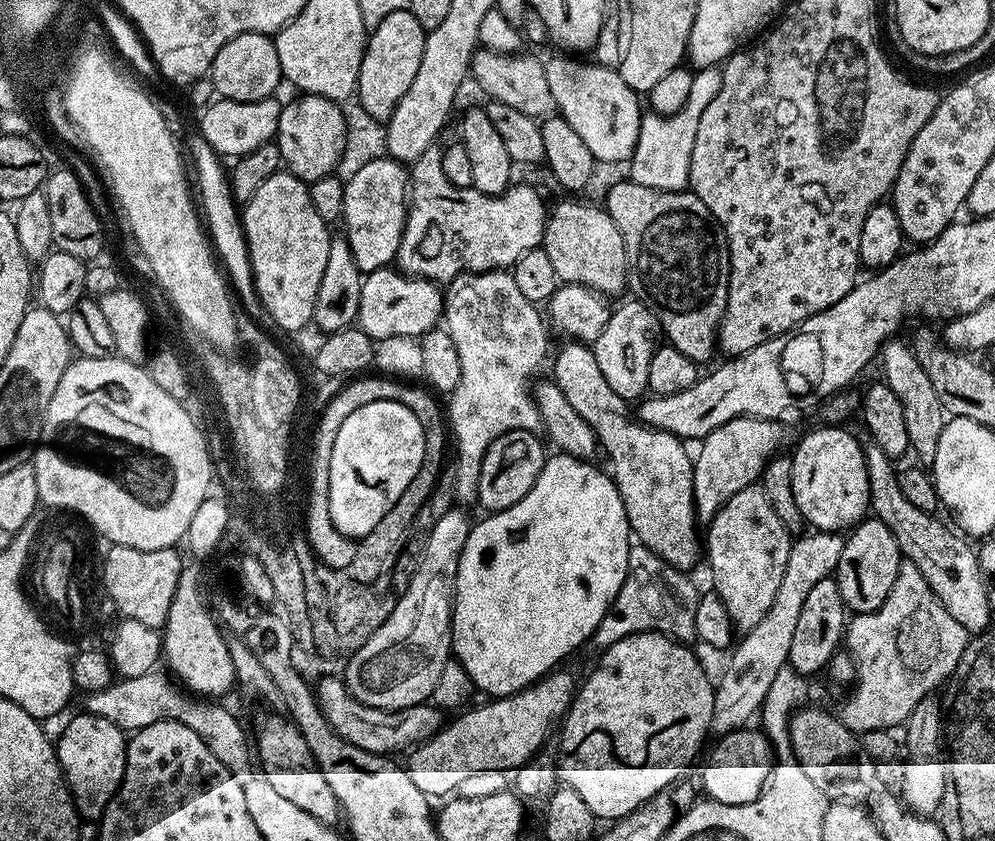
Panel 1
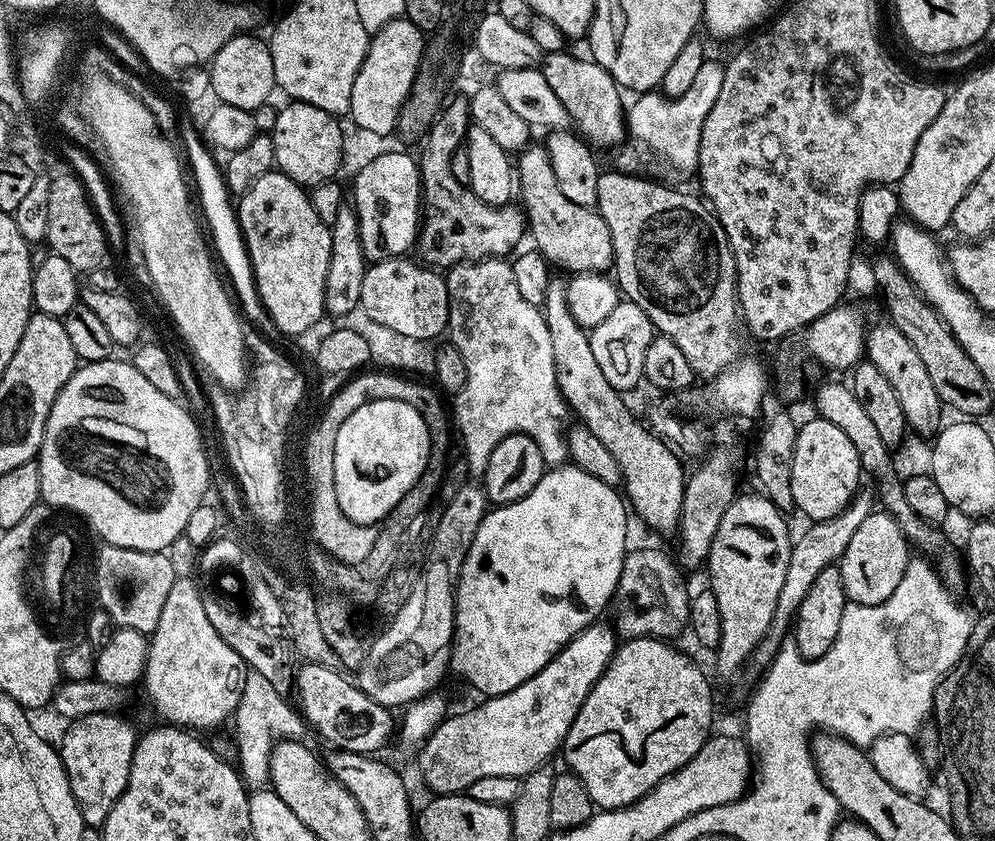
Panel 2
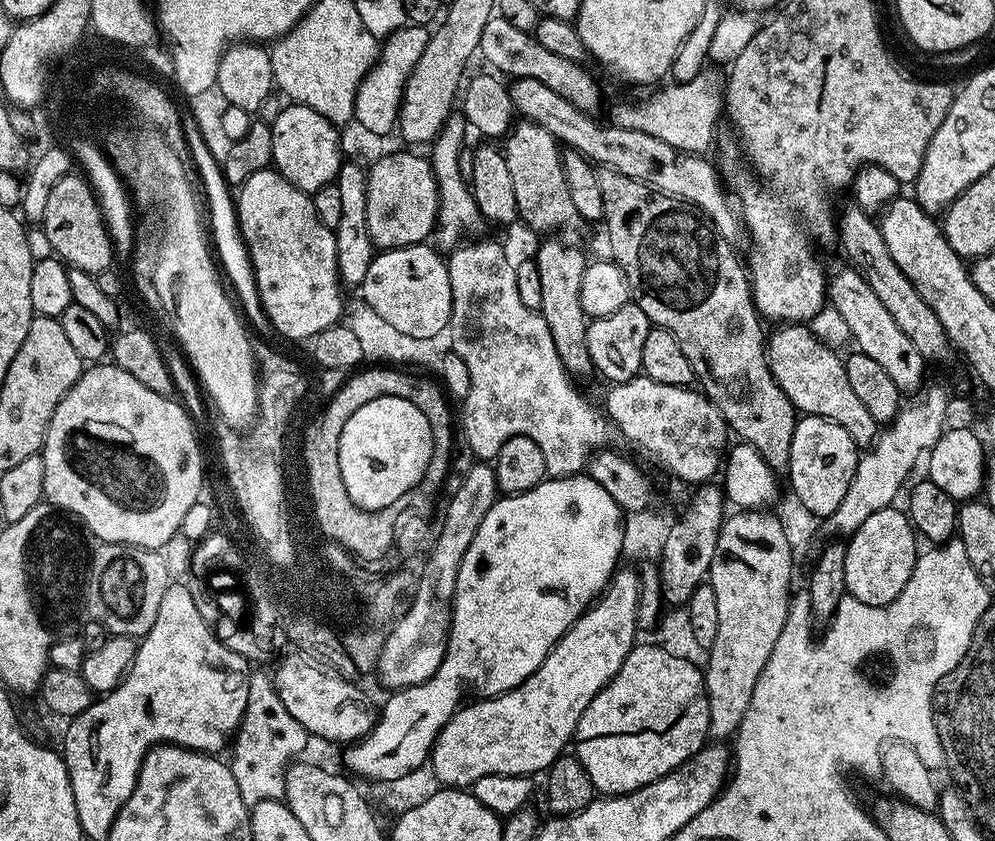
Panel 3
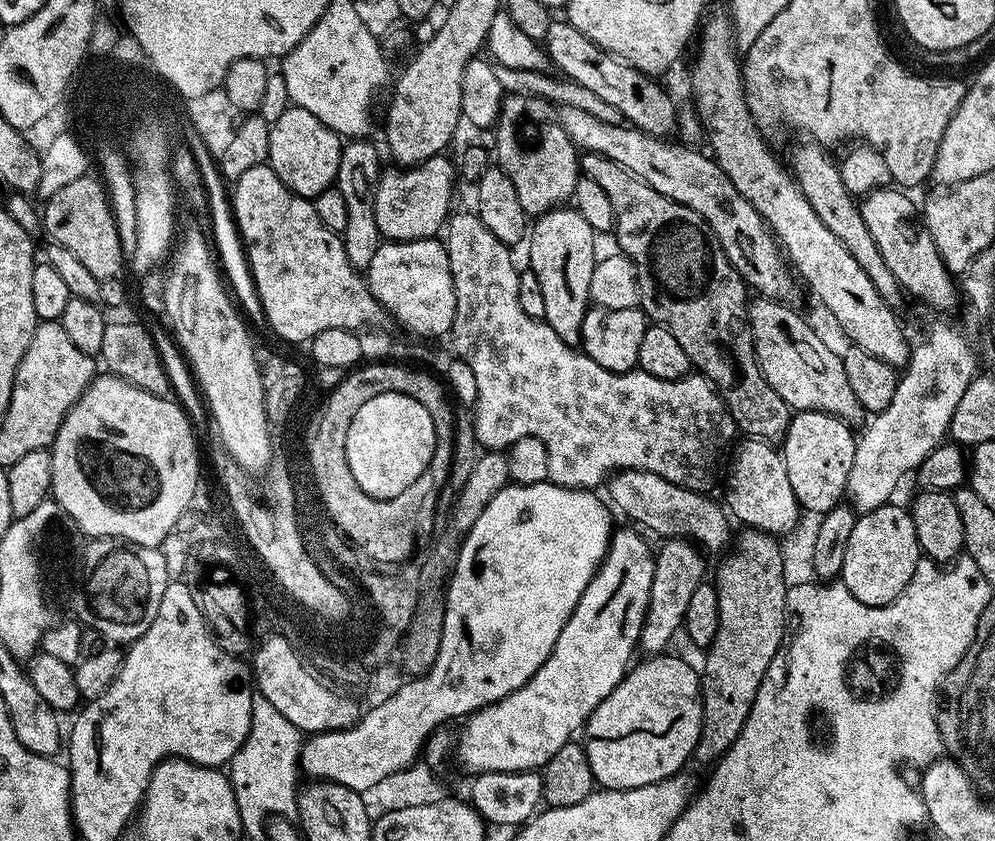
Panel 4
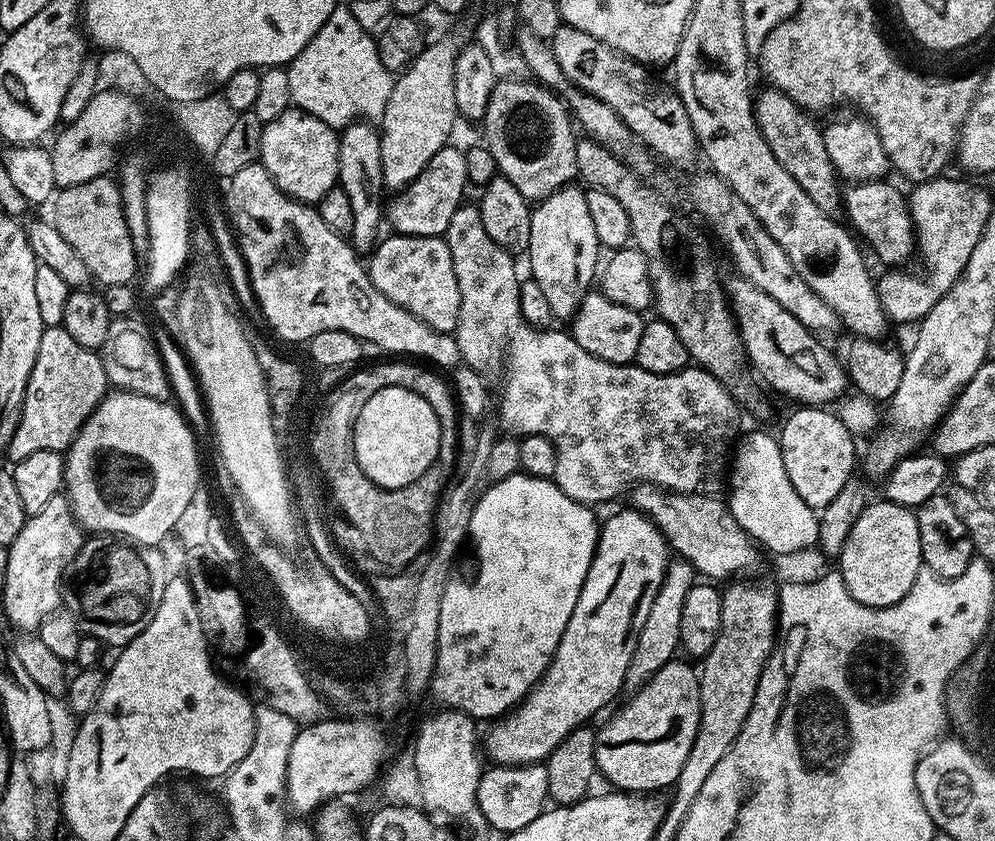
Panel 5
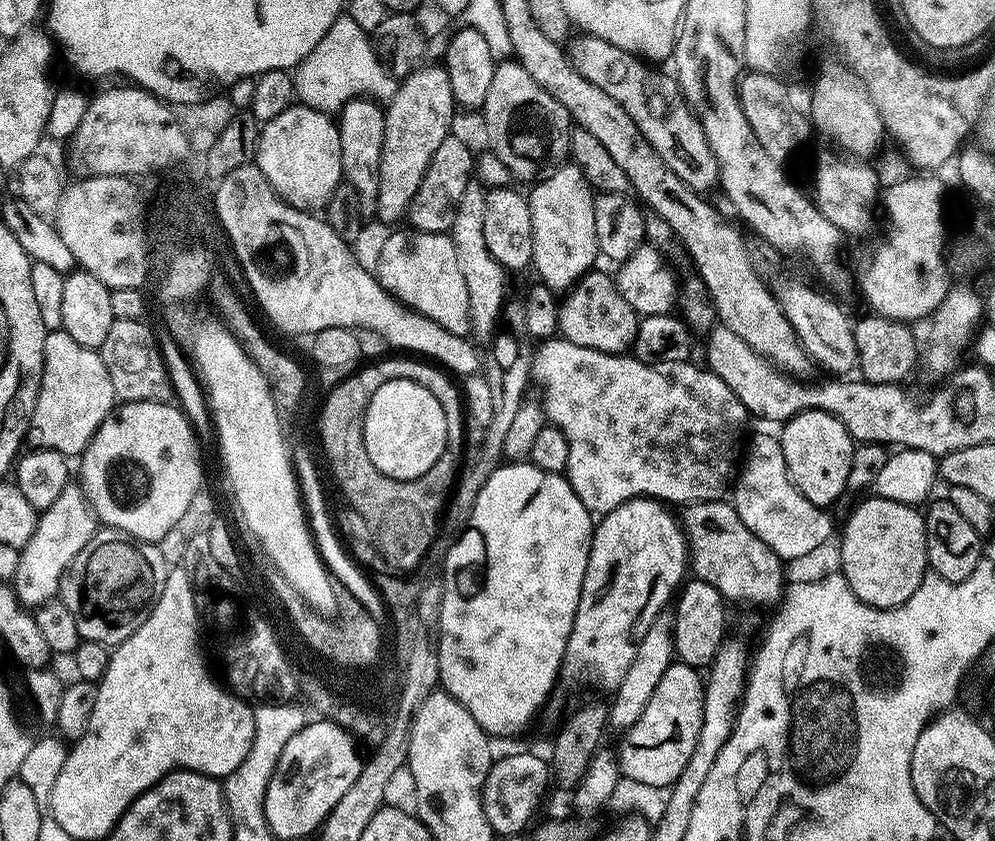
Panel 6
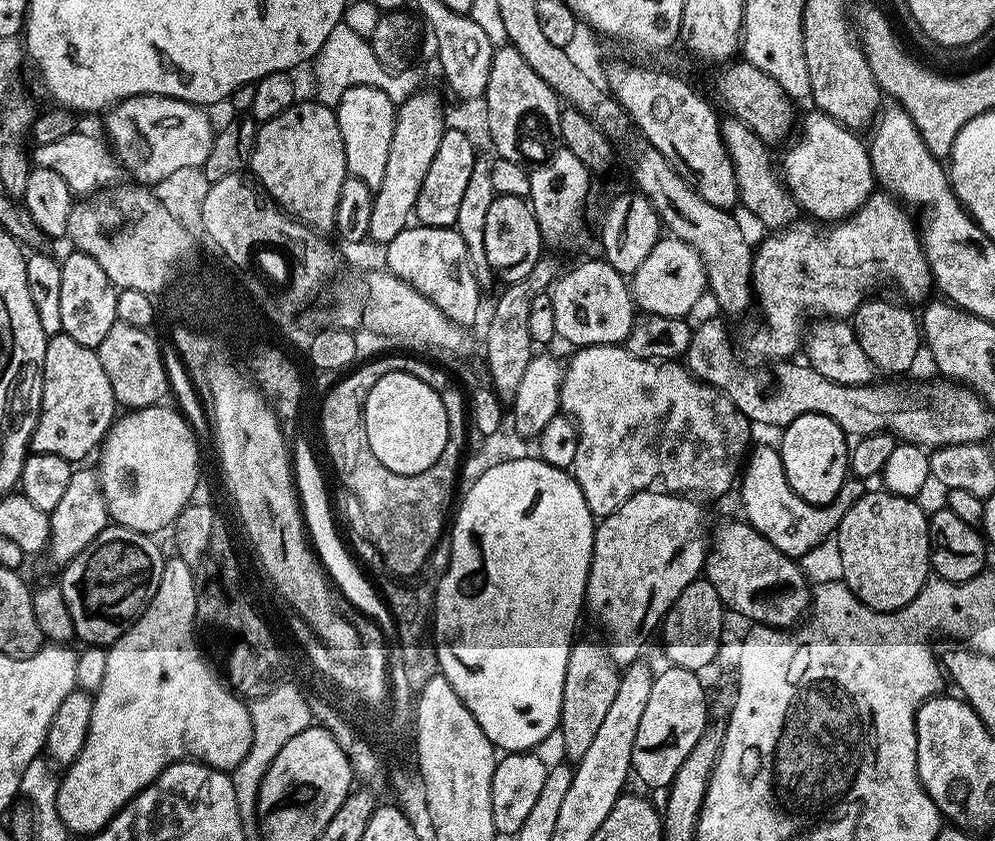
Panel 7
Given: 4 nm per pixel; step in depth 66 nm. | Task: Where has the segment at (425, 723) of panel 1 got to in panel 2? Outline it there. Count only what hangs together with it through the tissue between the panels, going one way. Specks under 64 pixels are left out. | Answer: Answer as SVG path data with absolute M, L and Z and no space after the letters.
M303 663L297 669L294 676L294 690L298 694L298 703L301 715L305 721L312 727L316 728L317 732L337 751L362 753L364 755L373 755L379 752L380 747L387 742L388 739L393 739L394 736L394 720L391 720L389 709L386 709L374 702L373 699L362 691L348 677L342 676L339 669L318 666L317 664Z

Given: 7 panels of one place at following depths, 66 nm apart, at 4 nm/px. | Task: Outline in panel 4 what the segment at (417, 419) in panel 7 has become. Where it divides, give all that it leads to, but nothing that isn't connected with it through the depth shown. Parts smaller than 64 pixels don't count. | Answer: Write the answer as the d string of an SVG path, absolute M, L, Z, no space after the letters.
M397 392L378 394L378 398L370 398L370 402L354 414L354 422L350 422L350 434L346 434L346 462L350 466L350 474L354 474L354 482L358 482L366 494L379 500L389 500L402 494L402 490L406 490L406 486L426 470L435 445L436 423L422 402L414 402L414 398Z

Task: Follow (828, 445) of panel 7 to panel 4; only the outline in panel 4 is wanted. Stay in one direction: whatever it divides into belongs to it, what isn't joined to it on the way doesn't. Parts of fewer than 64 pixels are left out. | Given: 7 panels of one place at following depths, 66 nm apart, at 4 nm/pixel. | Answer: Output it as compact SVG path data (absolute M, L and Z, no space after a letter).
M796 412L793 415L782 441L782 455L790 485L804 512L826 513L845 499L857 441L852 432L844 421L825 412Z

